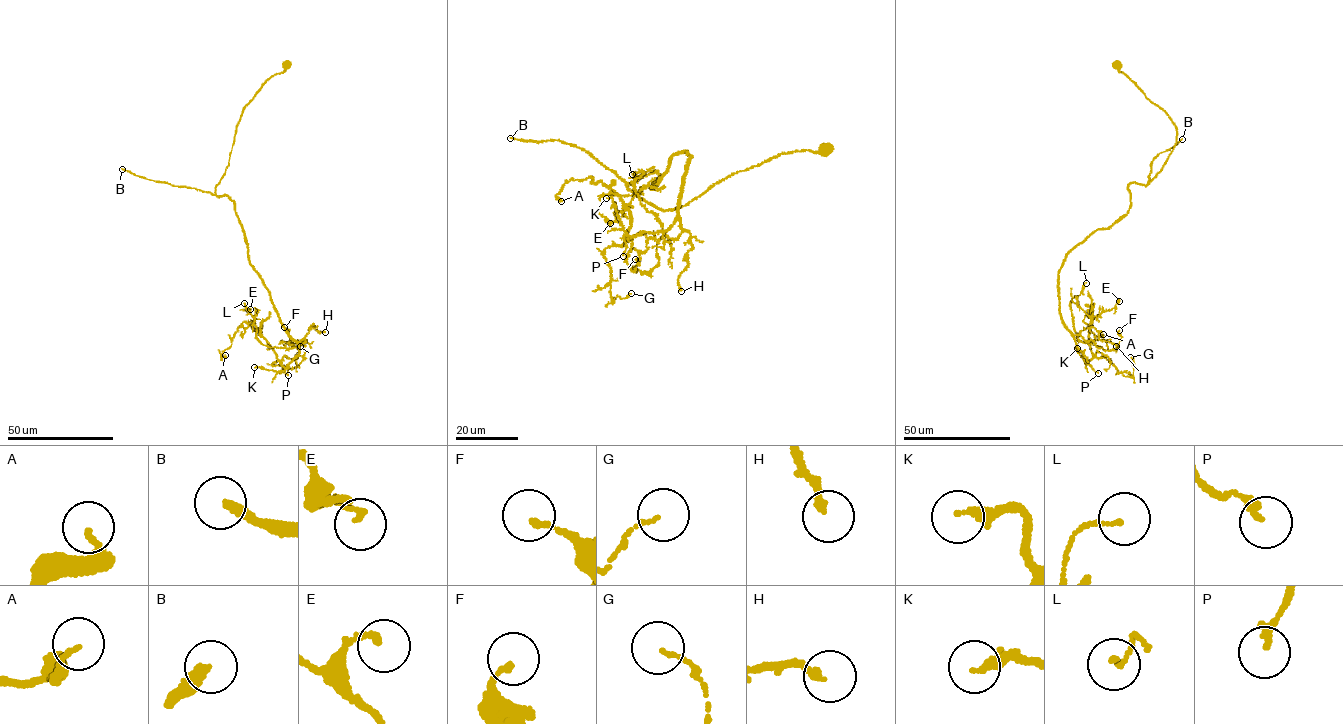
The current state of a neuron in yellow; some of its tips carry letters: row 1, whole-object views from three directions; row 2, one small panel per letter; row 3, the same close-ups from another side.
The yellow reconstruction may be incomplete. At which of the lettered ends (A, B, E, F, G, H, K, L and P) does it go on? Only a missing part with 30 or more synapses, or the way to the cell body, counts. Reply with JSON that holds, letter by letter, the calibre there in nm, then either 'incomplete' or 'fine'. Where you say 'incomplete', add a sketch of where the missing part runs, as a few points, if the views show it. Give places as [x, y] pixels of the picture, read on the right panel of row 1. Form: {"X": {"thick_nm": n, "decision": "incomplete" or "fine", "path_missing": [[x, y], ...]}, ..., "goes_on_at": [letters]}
{"A": {"thick_nm": 150, "decision": "fine"}, "B": {"thick_nm": 280, "decision": "incomplete", "path_missing": [[1182, 139], [1202, 116], [1193, 107], [1193, 96], [1199, 89], [1190, 82], [1192, 78], [1168, 85], [1166, 77]]}, "E": {"thick_nm": 180, "decision": "fine"}, "F": {"thick_nm": 150, "decision": "fine"}, "G": {"thick_nm": 80, "decision": "fine"}, "H": {"thick_nm": 180, "decision": "fine"}, "K": {"thick_nm": 240, "decision": "fine"}, "L": {"thick_nm": 100, "decision": "fine"}, "P": {"thick_nm": 220, "decision": "fine"}, "goes_on_at": ["B"]}

